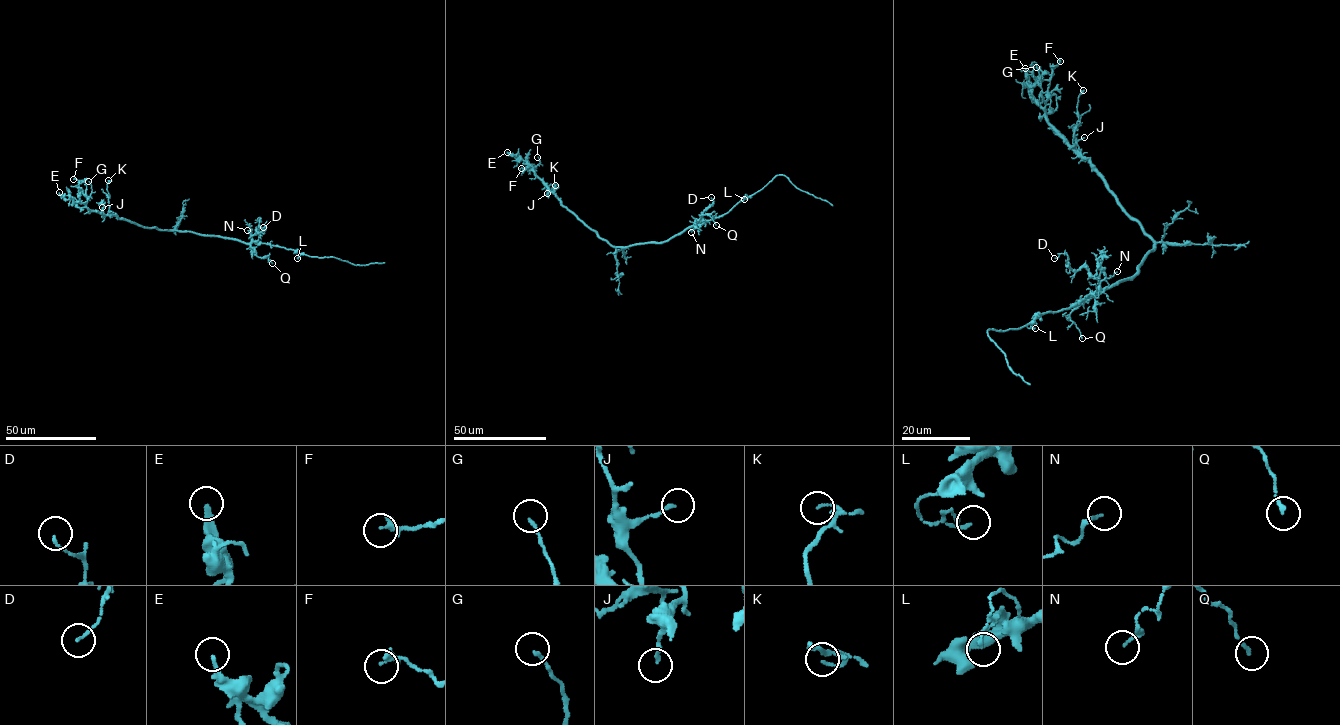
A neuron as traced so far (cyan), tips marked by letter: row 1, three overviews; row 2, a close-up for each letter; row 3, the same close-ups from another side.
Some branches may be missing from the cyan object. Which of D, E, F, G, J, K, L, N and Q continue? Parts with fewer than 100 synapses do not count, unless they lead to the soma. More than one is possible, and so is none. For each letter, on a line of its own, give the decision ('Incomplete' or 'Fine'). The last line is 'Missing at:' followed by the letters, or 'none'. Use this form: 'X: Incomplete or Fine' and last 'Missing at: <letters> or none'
D: Fine
E: Fine
F: Fine
G: Fine
J: Fine
K: Fine
L: Fine
N: Fine
Q: Fine
Missing at: none

